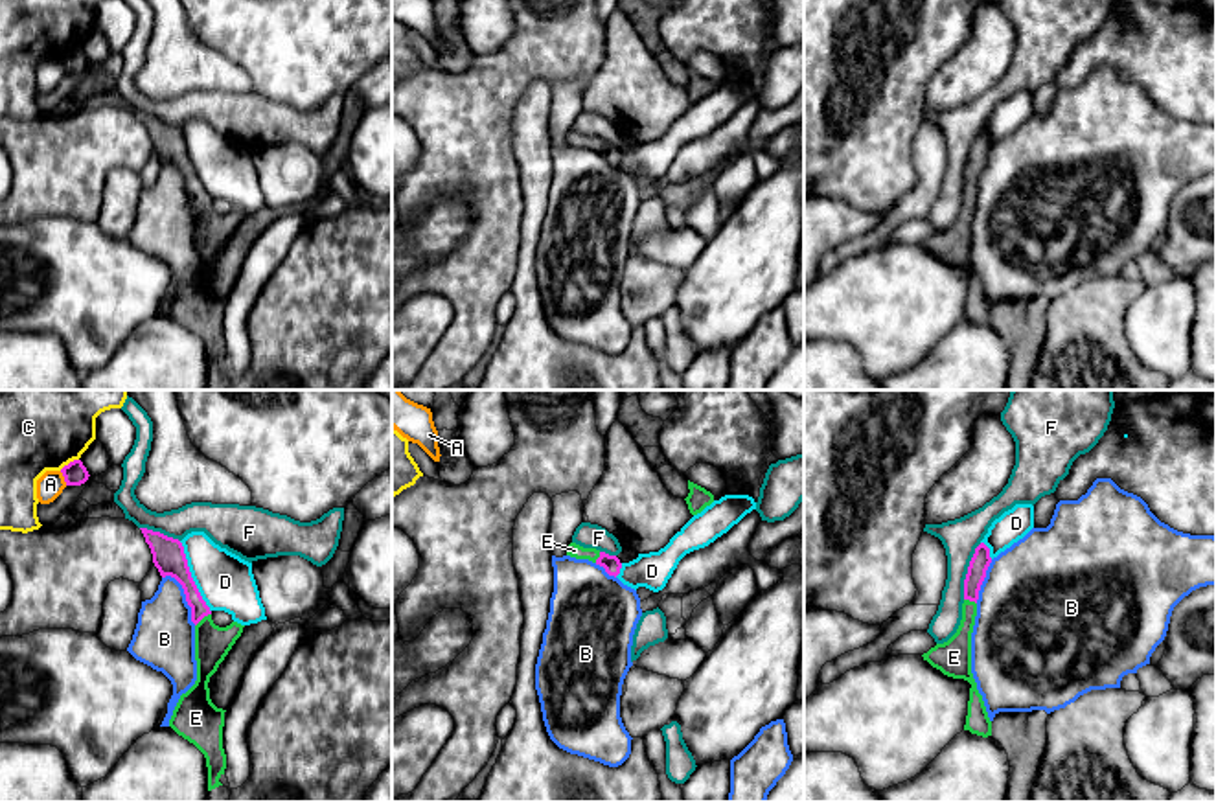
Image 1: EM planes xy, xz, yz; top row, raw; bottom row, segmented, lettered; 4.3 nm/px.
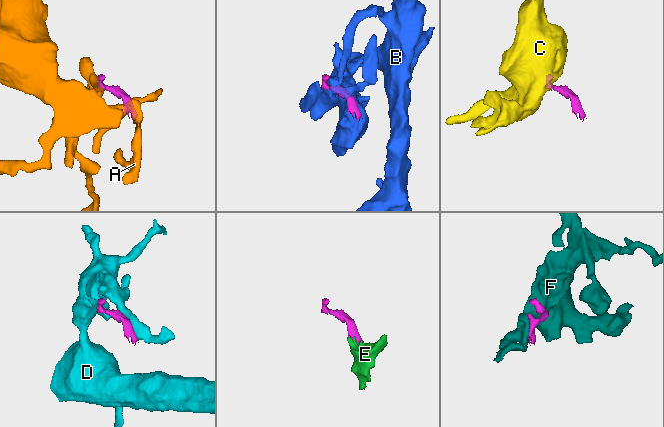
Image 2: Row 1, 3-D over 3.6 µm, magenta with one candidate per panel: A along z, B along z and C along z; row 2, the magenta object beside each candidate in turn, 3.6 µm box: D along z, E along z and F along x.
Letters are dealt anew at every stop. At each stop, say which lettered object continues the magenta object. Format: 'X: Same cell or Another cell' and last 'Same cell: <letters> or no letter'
A: Another cell
B: Another cell
C: Another cell
D: Another cell
E: Same cell
F: Another cell
Same cell: E

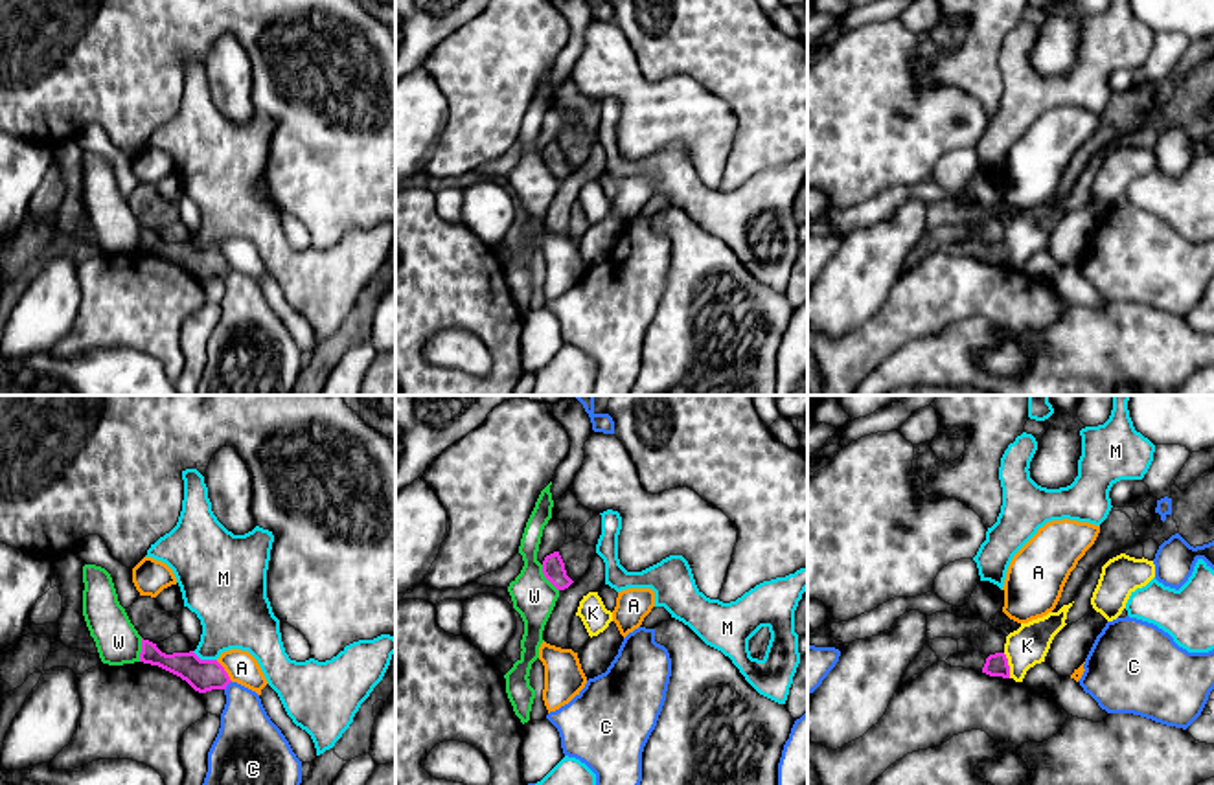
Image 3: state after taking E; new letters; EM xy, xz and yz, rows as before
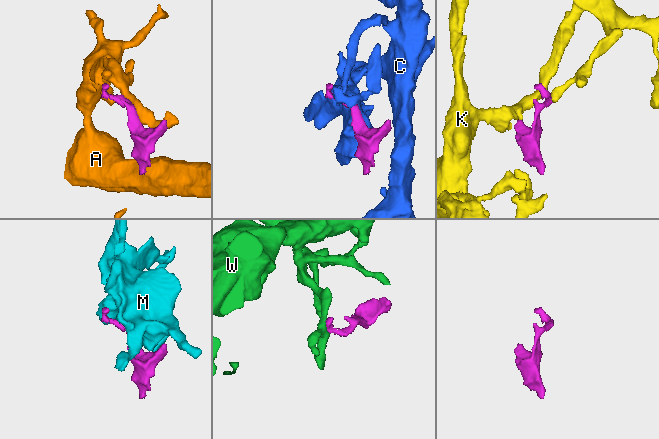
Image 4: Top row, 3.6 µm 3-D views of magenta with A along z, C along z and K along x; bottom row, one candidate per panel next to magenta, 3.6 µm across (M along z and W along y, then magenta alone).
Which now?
A: Another cell
C: Another cell
K: Another cell
M: Another cell
W: Another cell
Same cell: no letter

